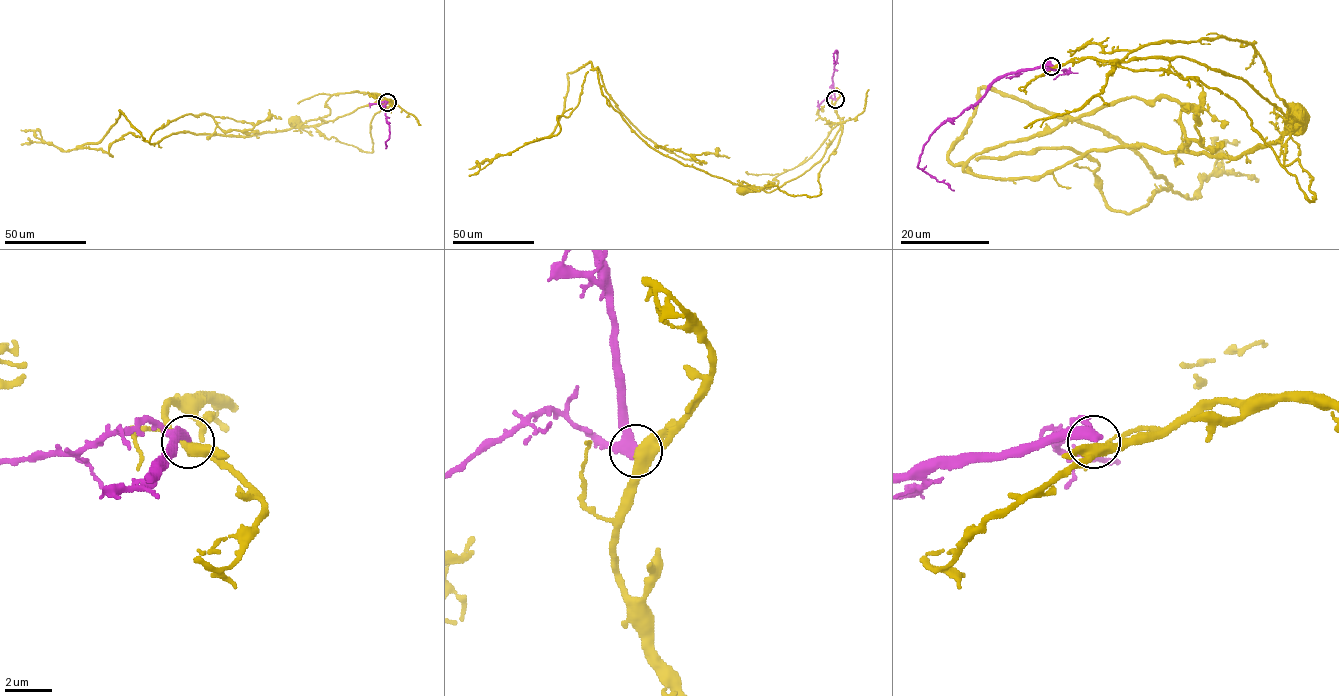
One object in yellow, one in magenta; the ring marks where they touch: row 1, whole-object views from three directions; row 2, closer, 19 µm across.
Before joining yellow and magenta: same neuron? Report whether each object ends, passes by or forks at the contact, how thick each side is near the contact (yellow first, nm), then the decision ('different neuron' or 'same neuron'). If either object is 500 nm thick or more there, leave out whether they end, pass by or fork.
yellow passes by; magenta passes by; calibres 480 and 380 nm; different neuron

